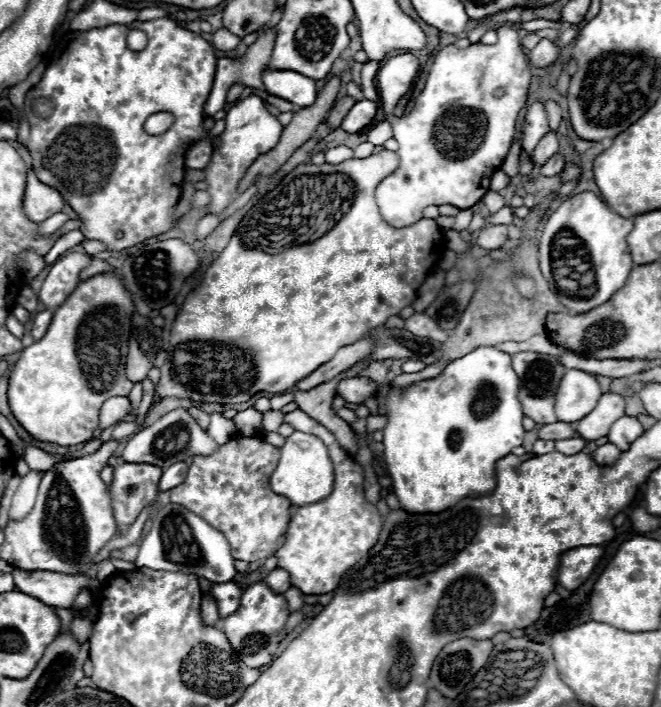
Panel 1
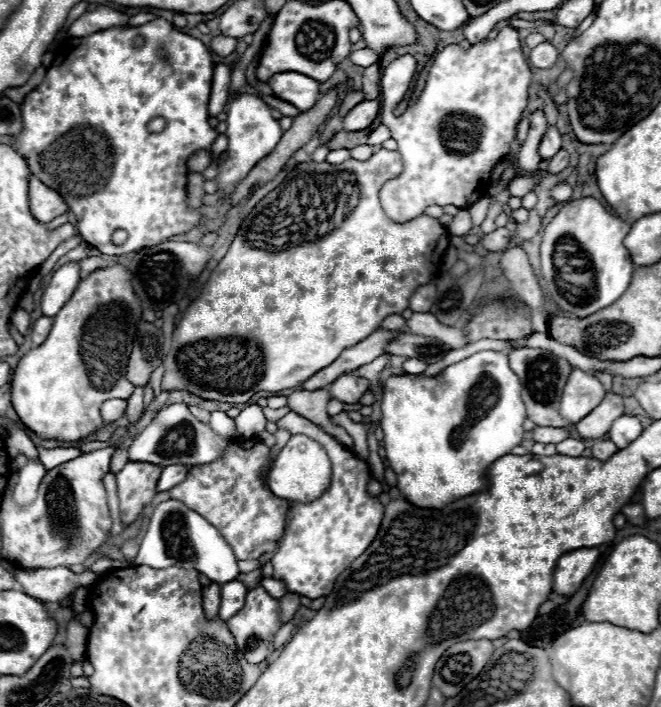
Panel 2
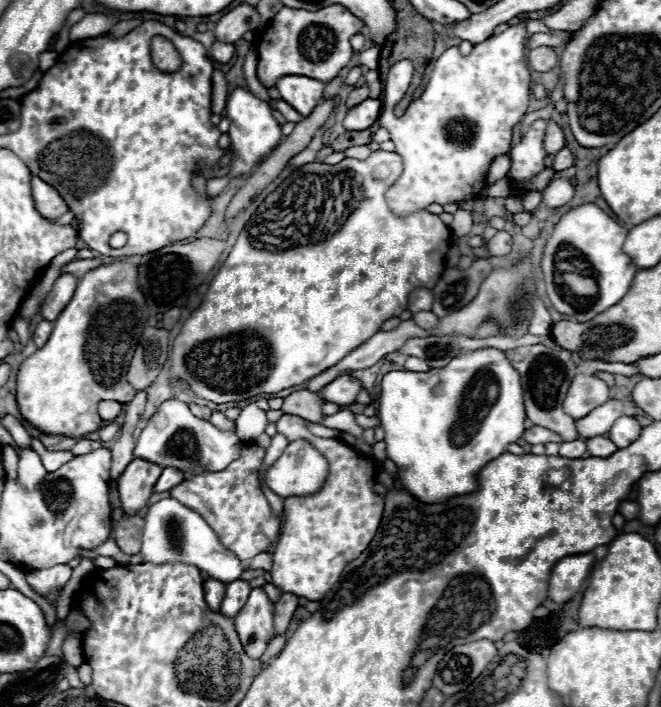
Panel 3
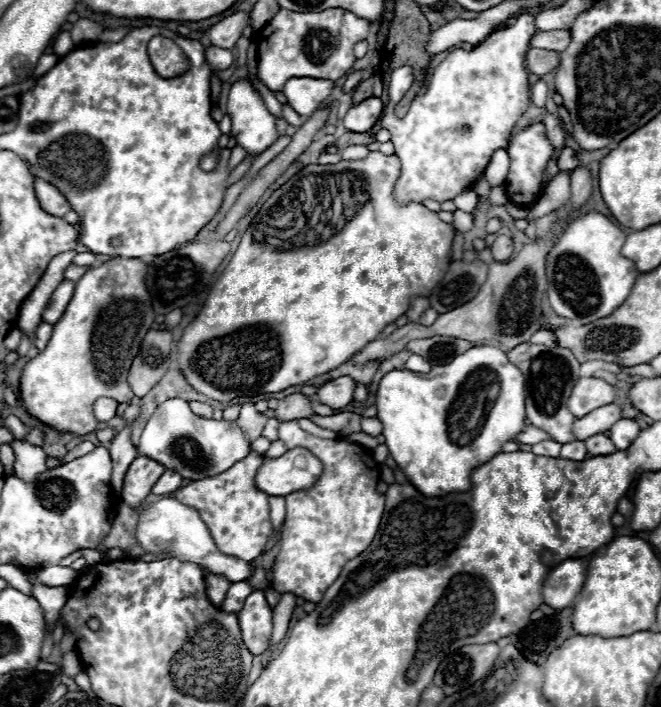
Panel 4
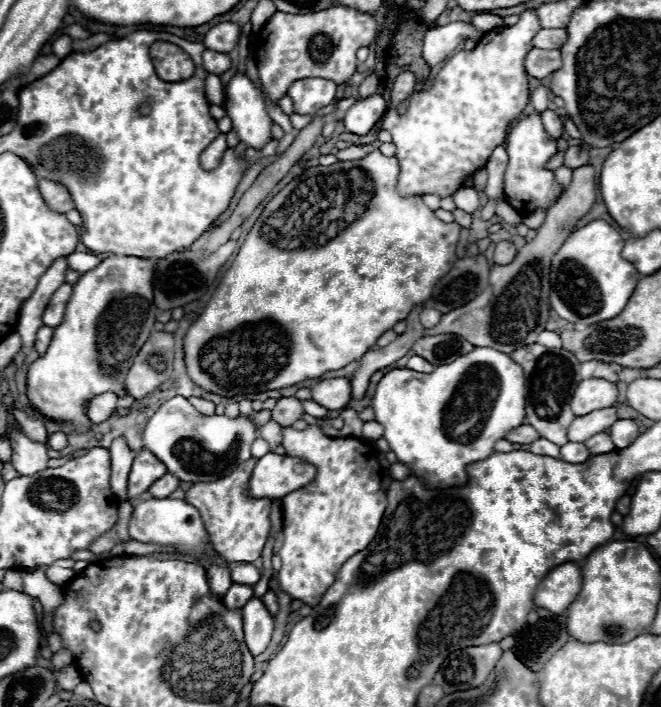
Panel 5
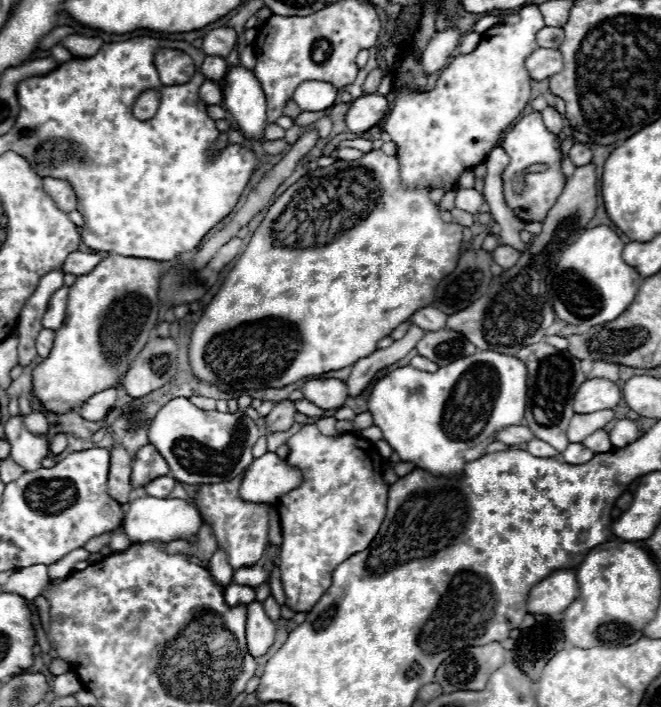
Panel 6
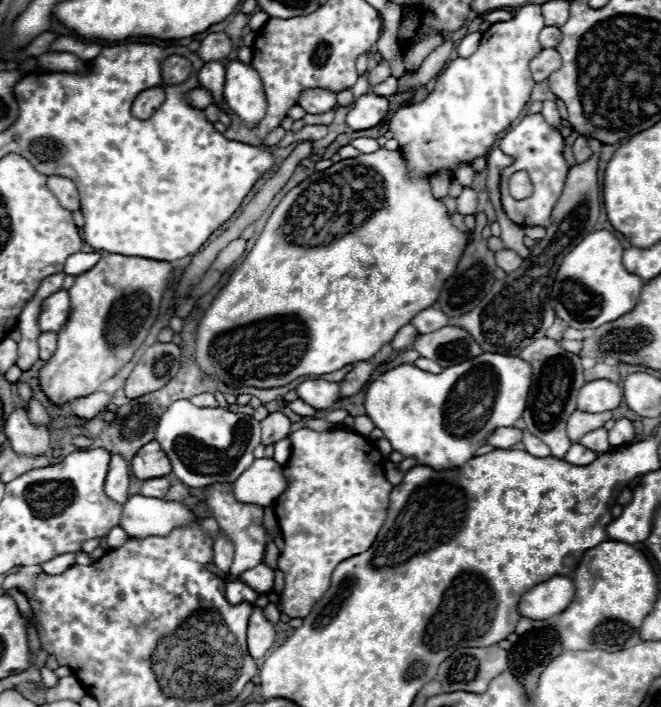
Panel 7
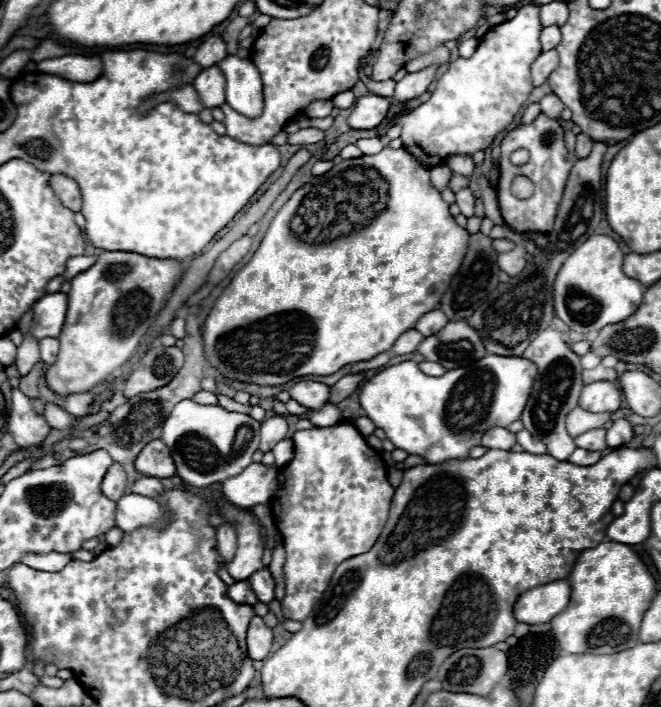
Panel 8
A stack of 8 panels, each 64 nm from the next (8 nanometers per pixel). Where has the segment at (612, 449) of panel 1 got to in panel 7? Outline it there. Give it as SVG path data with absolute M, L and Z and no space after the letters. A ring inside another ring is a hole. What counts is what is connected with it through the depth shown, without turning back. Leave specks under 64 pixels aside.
M598 428L598 430L592 430L588 434L584 434L578 444L582 444L584 448L588 450L596 450L598 454L604 454L610 450L610 444L608 444L608 430L606 428Z

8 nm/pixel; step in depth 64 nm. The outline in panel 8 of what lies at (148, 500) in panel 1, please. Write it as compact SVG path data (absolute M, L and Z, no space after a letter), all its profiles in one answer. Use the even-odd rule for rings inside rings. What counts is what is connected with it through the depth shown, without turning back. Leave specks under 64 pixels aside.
M160 438L144 446L136 458L136 470L142 474L152 474L154 478L172 478L178 474L172 452Z

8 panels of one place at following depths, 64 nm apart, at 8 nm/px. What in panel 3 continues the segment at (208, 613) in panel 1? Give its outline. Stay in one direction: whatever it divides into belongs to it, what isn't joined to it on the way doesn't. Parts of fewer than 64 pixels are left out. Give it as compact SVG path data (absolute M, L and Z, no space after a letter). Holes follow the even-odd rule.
M208 578L204 582L204 598L206 598L206 604L210 606L210 610L220 610L224 594L226 594L226 584L224 582L214 580L214 578Z

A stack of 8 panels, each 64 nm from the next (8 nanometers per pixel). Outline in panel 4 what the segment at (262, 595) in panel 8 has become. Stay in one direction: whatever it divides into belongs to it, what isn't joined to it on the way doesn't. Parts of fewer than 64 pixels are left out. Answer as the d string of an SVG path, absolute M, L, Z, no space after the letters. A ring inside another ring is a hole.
M170 496L158 500L158 502L152 502L152 504L144 504L140 508L134 536L148 554L170 552L174 558L178 558L182 562L194 562L194 564L206 568L208 572L224 574L230 582L246 582L254 570L248 562L240 562L238 558L228 558L226 554L220 554L220 550L216 550L210 530L204 524L204 520L200 518L198 510L194 510L192 506L186 506Z

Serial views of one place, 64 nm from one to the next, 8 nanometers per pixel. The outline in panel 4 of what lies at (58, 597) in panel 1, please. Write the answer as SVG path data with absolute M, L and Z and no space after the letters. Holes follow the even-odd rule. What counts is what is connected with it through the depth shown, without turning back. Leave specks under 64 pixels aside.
M48 566L48 568L42 568L38 574L38 578L48 586L68 586L74 582L76 576L78 574L66 566Z

